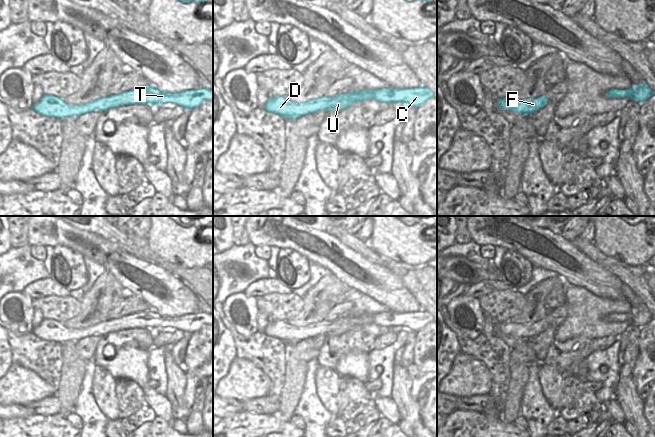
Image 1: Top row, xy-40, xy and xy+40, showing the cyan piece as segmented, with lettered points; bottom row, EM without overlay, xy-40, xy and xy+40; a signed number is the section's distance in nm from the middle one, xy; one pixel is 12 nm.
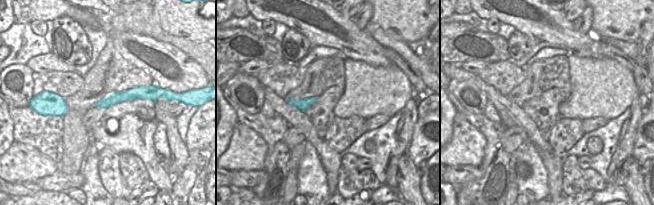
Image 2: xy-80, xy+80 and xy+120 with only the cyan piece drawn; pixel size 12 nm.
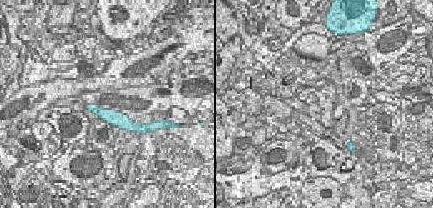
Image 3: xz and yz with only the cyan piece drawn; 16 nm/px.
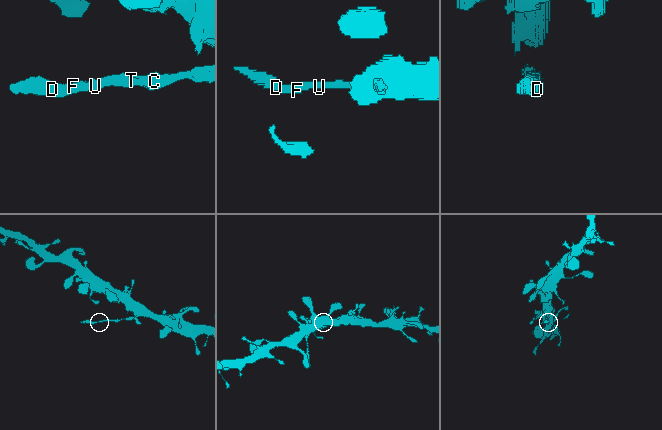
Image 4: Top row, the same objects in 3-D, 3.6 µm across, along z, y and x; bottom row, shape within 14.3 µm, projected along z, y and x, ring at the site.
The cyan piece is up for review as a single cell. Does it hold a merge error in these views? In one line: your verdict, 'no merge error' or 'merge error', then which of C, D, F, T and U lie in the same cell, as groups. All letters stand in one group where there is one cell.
merge error | C T U / D F

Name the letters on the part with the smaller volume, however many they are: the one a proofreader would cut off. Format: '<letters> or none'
D, F

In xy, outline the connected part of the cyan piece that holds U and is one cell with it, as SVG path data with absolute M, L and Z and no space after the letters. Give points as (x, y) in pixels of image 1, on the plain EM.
M420 309L414 313L393 313L387 311L377 314L359 314L350 317L328 321L332 335L341 335L354 327L362 327L371 323L380 327L401 327L414 332L419 331L430 322L435 322L433 316Z

